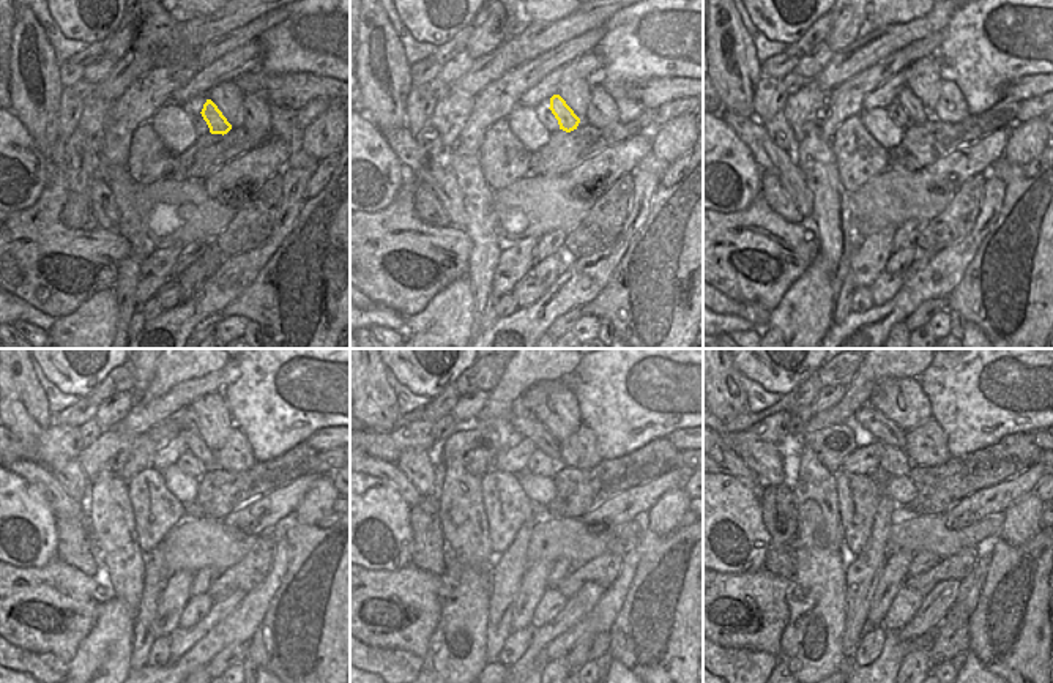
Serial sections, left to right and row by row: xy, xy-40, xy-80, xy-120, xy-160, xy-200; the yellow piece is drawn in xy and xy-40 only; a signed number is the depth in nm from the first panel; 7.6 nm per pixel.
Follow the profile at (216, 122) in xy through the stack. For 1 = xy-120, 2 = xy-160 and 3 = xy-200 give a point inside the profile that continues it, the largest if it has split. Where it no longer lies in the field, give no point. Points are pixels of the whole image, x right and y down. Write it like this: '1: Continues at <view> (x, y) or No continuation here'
1: Continues at xy-120 (196, 445)
2: Continues at xy-160 (530, 428)
3: Continues at xy-200 (883, 429).

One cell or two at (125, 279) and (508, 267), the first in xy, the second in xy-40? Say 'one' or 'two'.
two

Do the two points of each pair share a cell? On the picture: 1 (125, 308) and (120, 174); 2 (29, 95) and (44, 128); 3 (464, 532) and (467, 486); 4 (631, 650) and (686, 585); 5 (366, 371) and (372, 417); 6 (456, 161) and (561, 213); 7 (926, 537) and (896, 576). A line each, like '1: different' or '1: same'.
1: same
2: same
3: same
4: same
5: same
6: different
7: different

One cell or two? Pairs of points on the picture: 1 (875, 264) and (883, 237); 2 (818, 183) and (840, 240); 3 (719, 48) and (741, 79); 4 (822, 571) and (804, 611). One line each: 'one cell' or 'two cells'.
1: one cell
2: one cell
3: one cell
4: one cell

